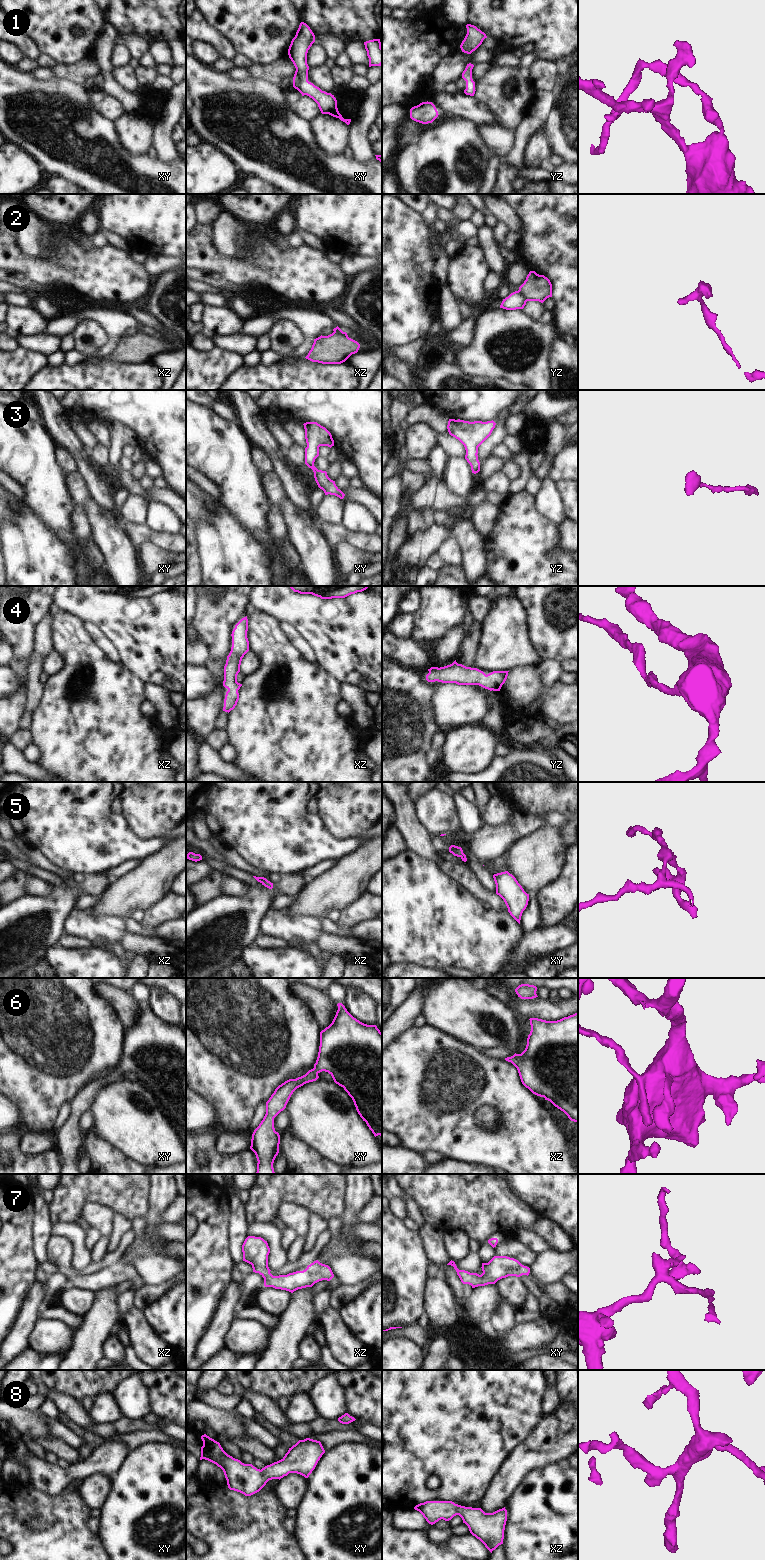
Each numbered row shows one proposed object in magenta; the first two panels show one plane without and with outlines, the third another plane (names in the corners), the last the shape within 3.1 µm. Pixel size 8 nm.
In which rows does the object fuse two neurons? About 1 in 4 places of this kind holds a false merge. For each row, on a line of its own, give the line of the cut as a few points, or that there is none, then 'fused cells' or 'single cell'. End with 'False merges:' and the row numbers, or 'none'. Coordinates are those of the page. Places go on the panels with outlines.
1: no cut; single cell
2: cut in yz along (518, 290), (527, 300); fused cells
3: no cut; single cell
4: no cut; single cell
5: no cut; single cell
6: no cut; single cell
7: no cut; single cell
8: no cut; single cell
False merges: 2

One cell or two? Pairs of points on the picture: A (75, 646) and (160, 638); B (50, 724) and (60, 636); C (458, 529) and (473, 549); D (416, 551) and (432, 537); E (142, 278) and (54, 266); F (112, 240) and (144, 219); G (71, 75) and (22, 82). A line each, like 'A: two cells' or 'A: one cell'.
A: two cells
B: one cell
C: one cell
D: one cell
E: one cell
F: two cells
G: two cells

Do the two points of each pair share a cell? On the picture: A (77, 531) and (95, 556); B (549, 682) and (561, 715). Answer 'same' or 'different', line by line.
A: same
B: different

